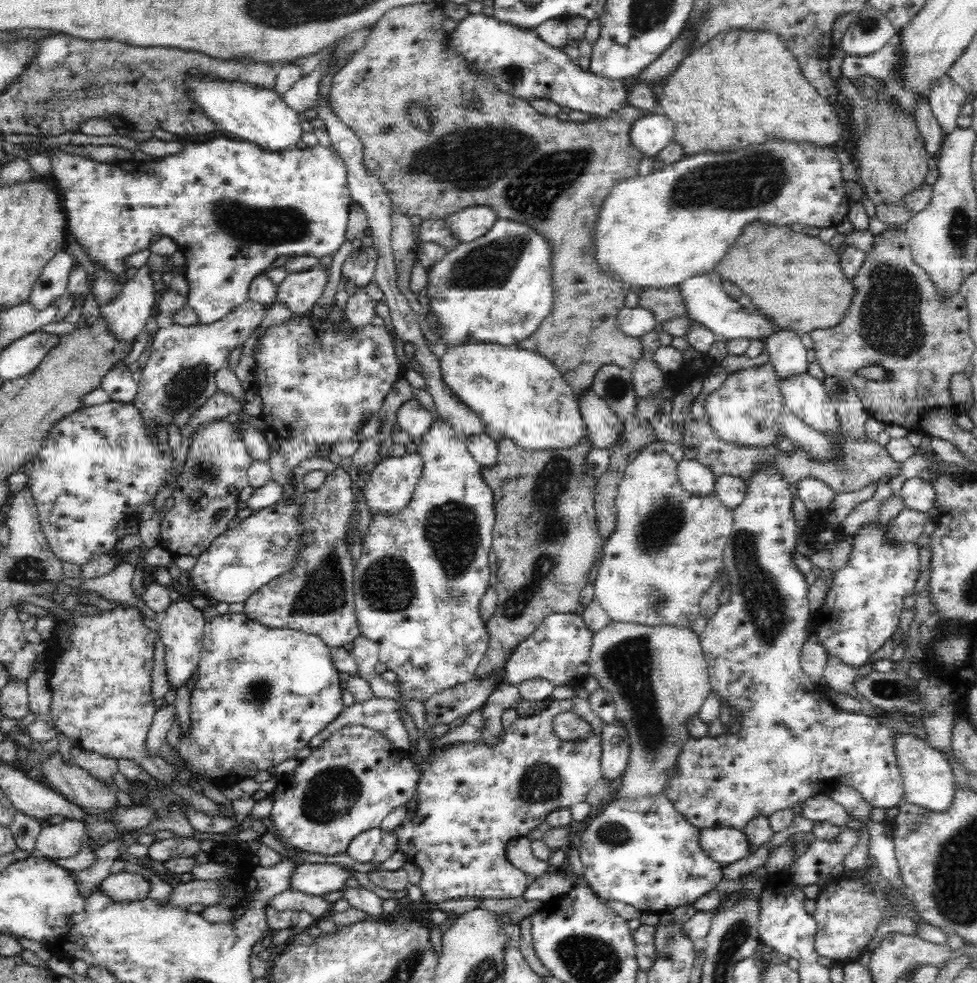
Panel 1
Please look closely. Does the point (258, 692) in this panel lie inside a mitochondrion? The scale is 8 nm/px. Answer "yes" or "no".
yes

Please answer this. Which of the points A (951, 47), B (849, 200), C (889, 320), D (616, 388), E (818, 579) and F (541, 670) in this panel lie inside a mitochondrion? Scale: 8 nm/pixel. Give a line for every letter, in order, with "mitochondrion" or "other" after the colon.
A: other
B: other
C: mitochondrion
D: mitochondrion
E: other
F: other

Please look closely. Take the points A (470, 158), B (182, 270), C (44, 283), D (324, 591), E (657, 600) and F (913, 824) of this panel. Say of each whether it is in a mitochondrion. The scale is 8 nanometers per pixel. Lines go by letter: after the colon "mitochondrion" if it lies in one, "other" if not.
A: mitochondrion
B: other
C: other
D: mitochondrion
E: mitochondrion
F: mitochondrion

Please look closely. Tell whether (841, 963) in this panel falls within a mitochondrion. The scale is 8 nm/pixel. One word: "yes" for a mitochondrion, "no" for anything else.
no

